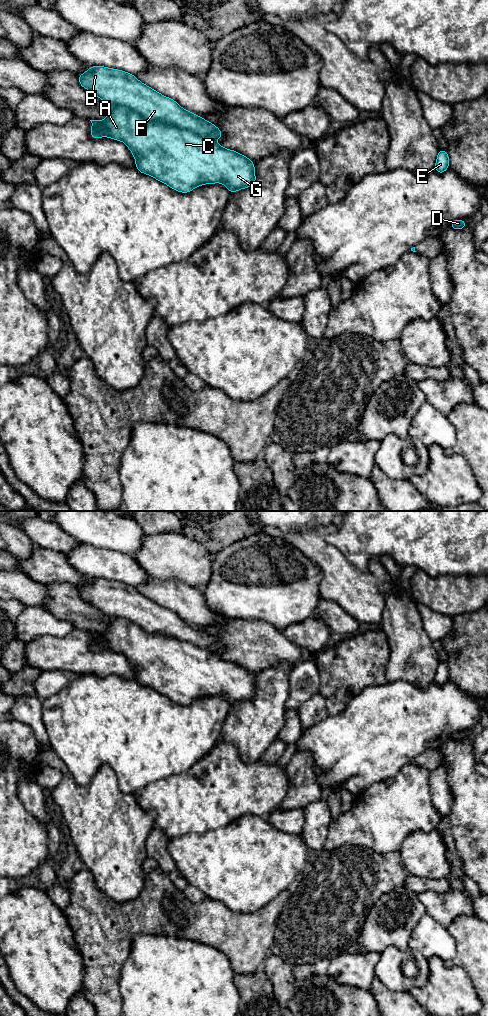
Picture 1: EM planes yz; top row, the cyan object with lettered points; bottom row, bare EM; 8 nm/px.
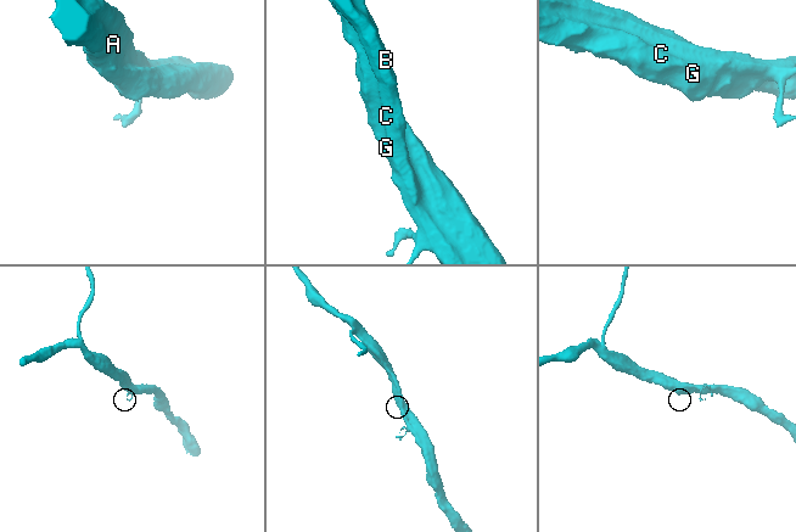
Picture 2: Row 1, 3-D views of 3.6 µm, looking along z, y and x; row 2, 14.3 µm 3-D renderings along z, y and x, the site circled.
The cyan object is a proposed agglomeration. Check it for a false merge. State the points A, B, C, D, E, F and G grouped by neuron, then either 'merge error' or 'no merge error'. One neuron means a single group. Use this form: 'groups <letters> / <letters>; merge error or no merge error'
groups A B C D E F G; no merge error

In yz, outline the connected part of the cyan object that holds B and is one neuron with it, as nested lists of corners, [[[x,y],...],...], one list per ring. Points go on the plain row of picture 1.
[[[90,578],[86,584],[78,587],[78,592],[80,598],[110,617],[110,624],[103,633],[90,632],[92,635],[91,650],[109,649],[124,654],[134,667],[135,679],[139,684],[181,705],[189,705],[194,700],[205,696],[222,695],[232,706],[255,696],[254,673],[213,653],[222,650],[222,644],[218,639],[199,627],[183,621],[173,611],[140,594],[135,587],[104,578]]]

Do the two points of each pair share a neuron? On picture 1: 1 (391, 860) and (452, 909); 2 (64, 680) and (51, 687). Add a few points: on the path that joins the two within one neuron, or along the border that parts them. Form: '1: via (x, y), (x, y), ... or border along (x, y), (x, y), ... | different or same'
1: border along (451, 889), (446, 891), (424, 890), (417, 894) | different
2: via (61, 680), (54, 684) | same

